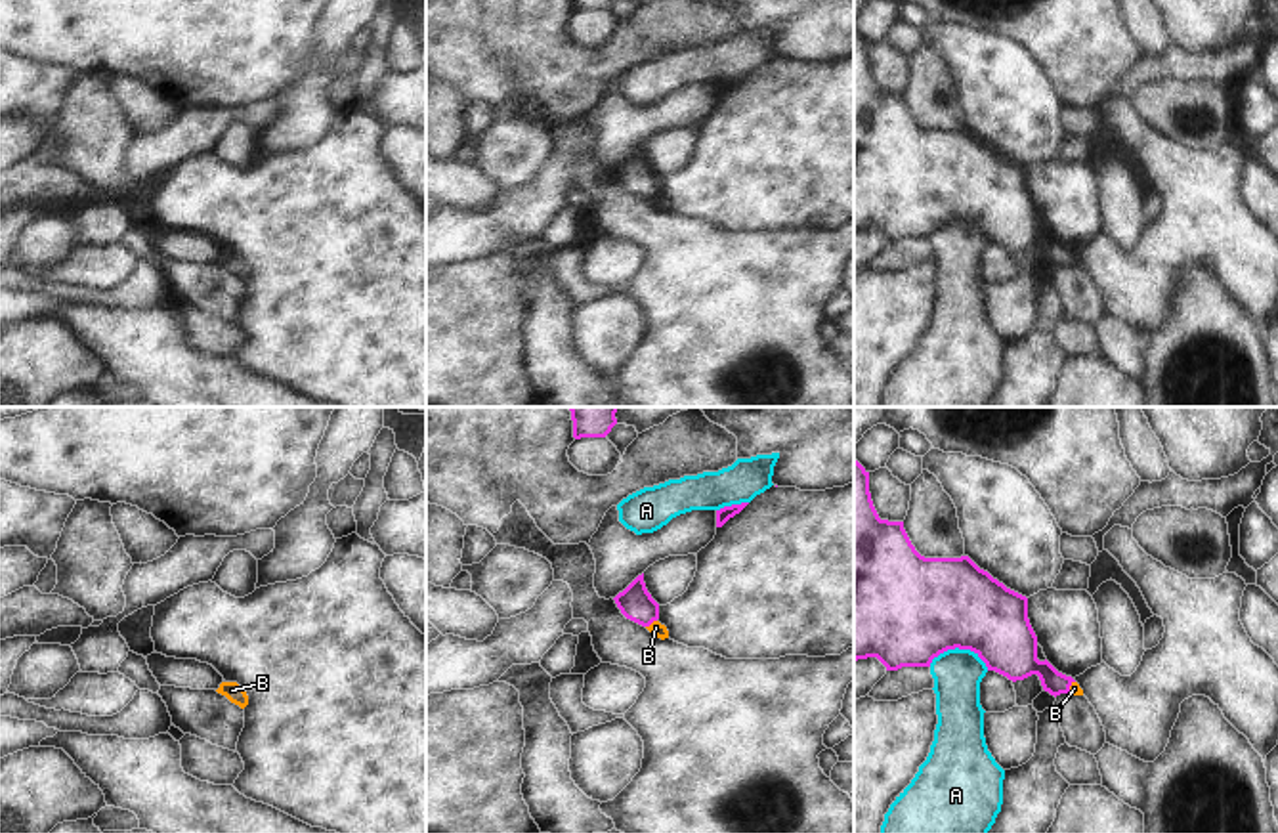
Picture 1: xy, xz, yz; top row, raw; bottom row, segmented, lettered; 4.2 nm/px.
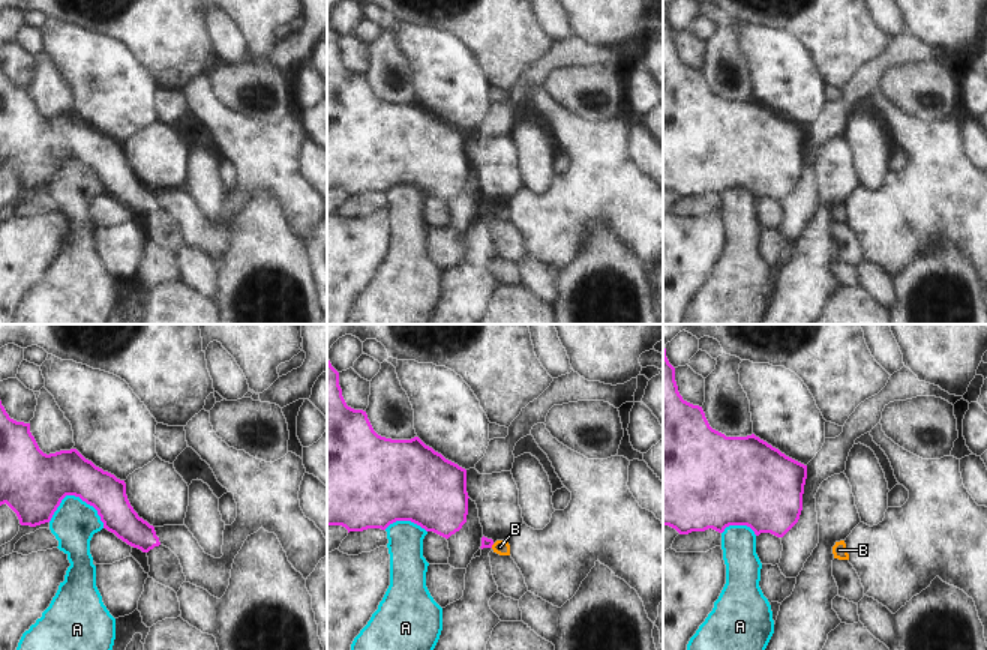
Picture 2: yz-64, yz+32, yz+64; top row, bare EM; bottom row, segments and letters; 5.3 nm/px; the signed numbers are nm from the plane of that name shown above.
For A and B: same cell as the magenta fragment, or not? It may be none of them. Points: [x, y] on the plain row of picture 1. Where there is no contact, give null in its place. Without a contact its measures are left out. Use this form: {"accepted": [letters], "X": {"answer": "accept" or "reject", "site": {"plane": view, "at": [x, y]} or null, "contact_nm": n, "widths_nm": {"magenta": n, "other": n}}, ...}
{"accepted": ["B"], "A": {"answer": "reject", "site": {"plane": "yz", "at": [959, 220]}, "contact_nm": 260, "widths_nm": {"magenta": 440, "other": 200}}, "B": {"answer": "accept", "site": {"plane": "xz", "at": [650, 195]}, "contact_nm": 60, "widths_nm": {"magenta": 140, "other": 60}}}

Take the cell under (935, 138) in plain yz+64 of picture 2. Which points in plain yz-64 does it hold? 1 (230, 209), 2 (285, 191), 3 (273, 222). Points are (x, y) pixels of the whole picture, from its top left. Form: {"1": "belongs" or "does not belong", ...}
{"1": "belongs", "2": "belongs", "3": "does not belong"}

